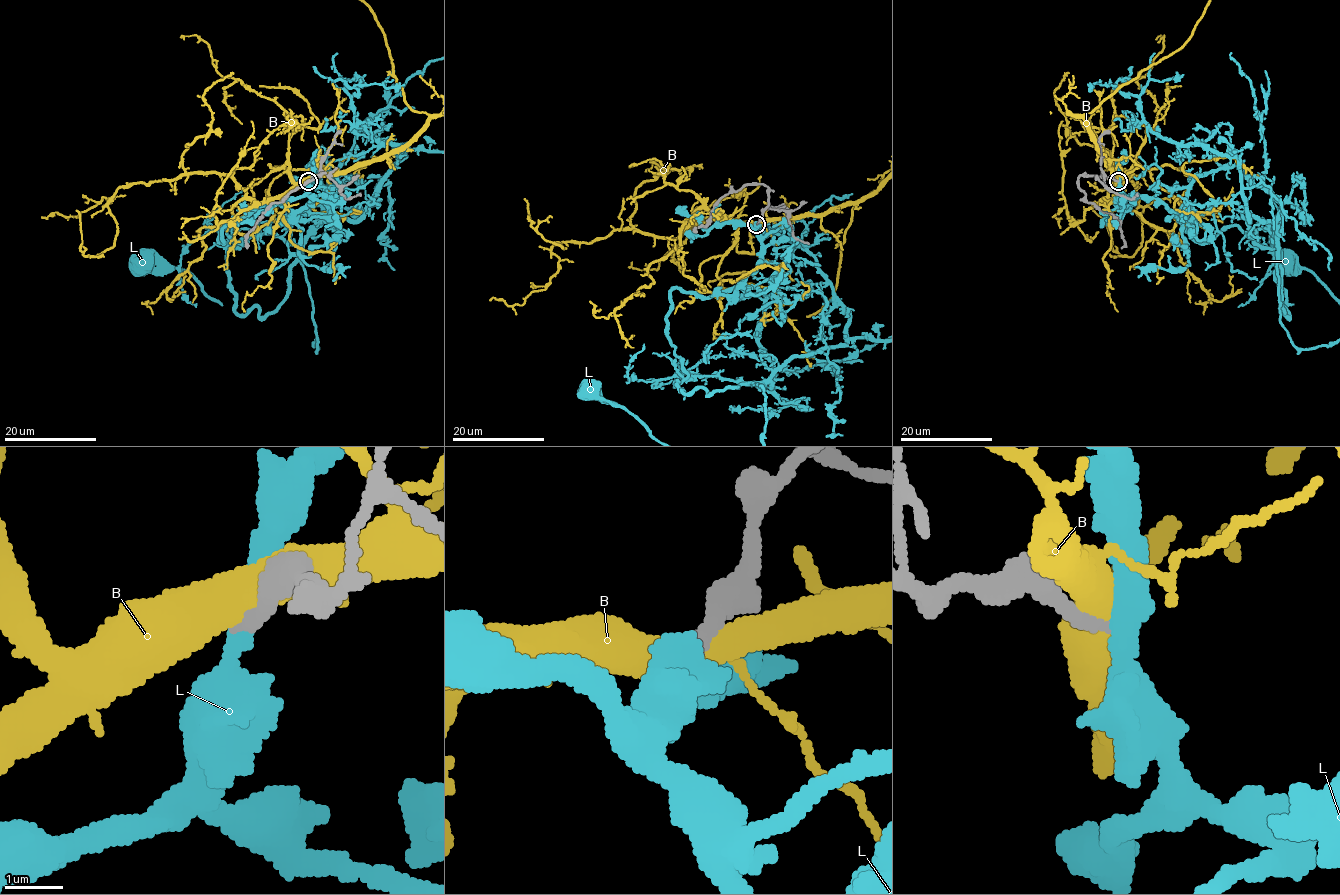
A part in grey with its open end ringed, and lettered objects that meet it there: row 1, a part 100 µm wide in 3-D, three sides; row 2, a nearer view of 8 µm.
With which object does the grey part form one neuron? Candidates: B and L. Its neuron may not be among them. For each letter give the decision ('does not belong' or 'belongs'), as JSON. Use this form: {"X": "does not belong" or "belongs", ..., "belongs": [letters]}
{"B": "does not belong", "L": "does not belong", "belongs": []}

